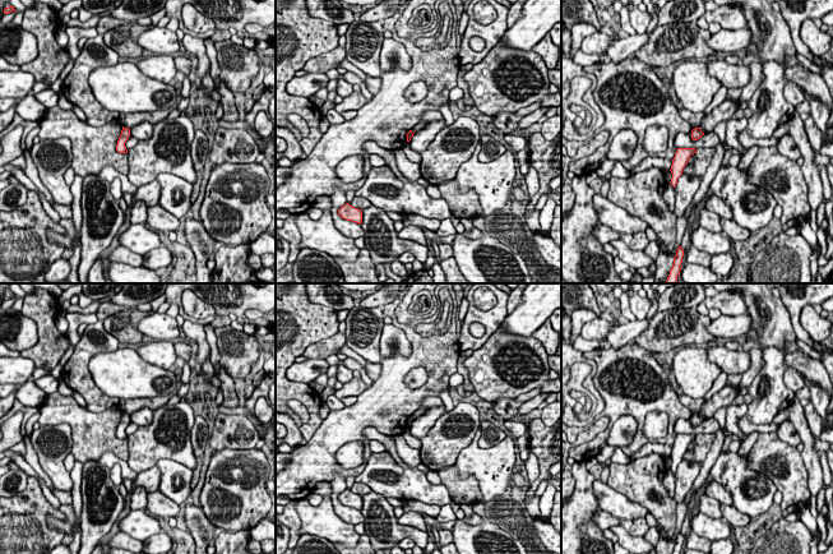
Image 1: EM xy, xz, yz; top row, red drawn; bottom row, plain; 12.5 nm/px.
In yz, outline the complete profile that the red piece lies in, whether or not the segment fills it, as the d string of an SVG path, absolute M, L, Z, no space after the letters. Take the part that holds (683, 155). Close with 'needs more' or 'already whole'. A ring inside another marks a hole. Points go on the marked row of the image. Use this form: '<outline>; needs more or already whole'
M677 148L675 157L671 165L671 181L670 184L675 188L677 184L677 179L682 175L684 167L688 165L688 161L691 154L697 153L695 148Z; already whole

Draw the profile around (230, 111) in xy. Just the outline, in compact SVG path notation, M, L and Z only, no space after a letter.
M209 38L204 40L207 56L210 61L209 75L214 82L214 89L221 94L221 102L223 105L223 116L221 120L233 123L239 120L239 111L235 103L235 94L226 84L219 79L221 69L217 61L217 50L214 42Z

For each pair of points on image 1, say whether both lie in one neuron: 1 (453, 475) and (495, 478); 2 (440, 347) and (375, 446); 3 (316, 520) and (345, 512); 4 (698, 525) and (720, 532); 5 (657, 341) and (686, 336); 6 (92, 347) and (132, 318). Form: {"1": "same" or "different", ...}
{"1": "different", "2": "different", "3": "different", "4": "same", "5": "same", "6": "different"}

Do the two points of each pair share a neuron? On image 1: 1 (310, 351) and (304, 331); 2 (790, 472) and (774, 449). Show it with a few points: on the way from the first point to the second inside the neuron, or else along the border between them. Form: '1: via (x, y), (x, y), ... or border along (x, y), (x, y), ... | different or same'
1: border along (336, 333), (310, 344), (301, 355) | different
2: via (788, 467), (777, 455) | same

